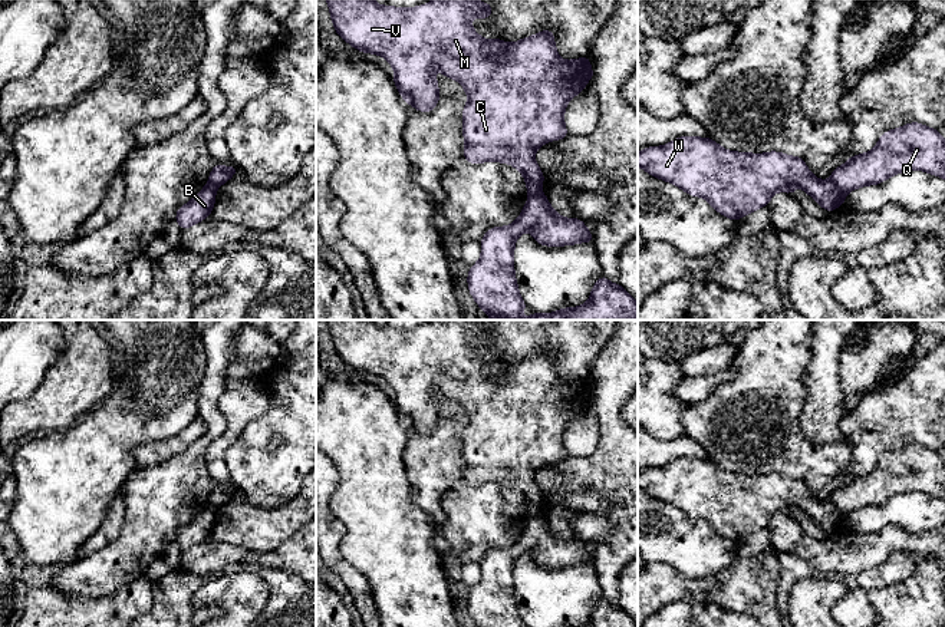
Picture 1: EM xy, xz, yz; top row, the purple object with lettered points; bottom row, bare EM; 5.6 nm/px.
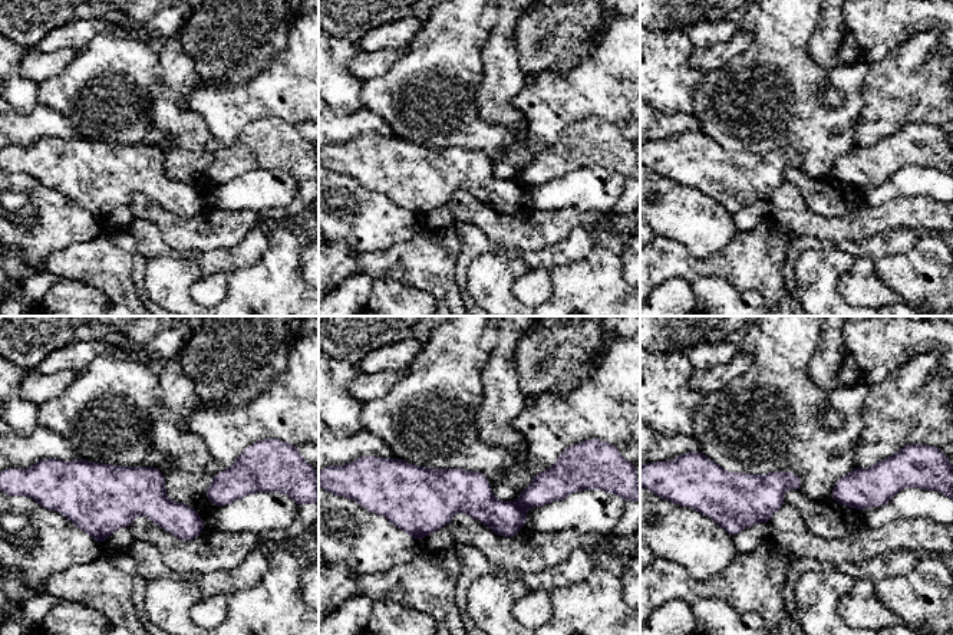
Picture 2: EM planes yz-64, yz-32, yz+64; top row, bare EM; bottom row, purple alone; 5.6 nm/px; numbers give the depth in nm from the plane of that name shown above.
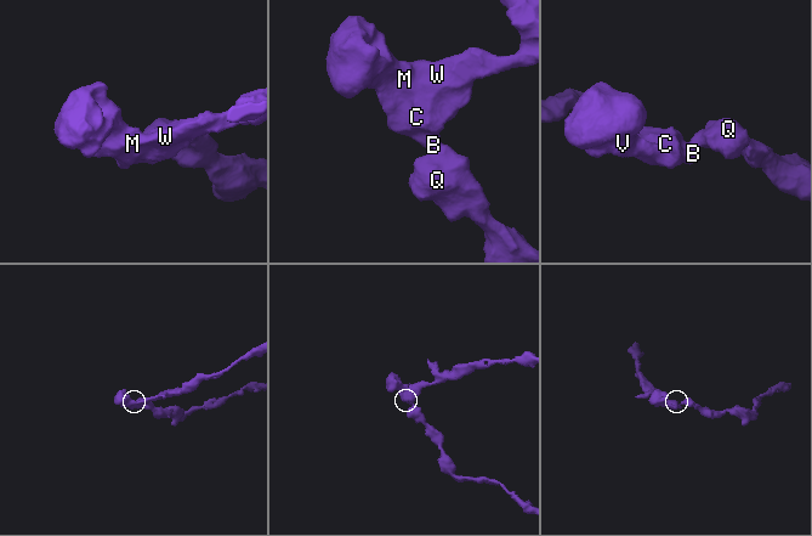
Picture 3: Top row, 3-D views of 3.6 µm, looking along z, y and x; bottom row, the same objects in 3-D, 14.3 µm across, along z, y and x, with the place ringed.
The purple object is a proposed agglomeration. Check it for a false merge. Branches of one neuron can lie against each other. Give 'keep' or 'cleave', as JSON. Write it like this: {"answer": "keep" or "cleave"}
{"answer": "cleave"}

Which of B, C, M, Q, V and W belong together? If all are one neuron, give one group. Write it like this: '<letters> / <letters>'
B C M V W / Q

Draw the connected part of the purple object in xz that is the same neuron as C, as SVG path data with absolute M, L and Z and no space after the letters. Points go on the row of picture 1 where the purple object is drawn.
M326 0L336 33L362 53L383 56L394 67L394 80L404 100L419 112L431 112L439 100L439 88L434 69L460 82L468 96L462 110L464 159L471 164L503 162L517 168L526 179L529 195L541 191L544 175L534 154L550 141L569 135L564 126L564 109L593 77L589 57L563 60L556 50L554 34L543 30L514 43L500 39L485 40L477 34L470 19L487 19L493 7L477 0L431 0L429 4L411 9L379 6L375 0Z

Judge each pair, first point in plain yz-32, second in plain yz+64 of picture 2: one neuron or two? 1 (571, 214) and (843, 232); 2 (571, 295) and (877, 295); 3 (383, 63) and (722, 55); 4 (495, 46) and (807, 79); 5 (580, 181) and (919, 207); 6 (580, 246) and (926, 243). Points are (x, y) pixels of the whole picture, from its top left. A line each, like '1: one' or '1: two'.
1: one
2: two
3: one
4: two
5: two
6: two

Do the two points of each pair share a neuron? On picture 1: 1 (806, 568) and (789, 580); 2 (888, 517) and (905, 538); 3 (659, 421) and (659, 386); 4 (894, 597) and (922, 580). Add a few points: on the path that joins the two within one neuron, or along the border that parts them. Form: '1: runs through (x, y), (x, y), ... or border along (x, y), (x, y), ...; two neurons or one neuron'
1: runs through (802, 568), (793, 576); one neuron
2: border along (928, 530), (886, 525), (862, 534); two neurons
3: runs through (659, 412), (659, 395); one neuron
4: runs through (901, 594), (915, 587); one neuron

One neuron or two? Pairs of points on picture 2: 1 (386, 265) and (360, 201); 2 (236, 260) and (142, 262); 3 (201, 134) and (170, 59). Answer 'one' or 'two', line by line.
1: two
2: one
3: one

